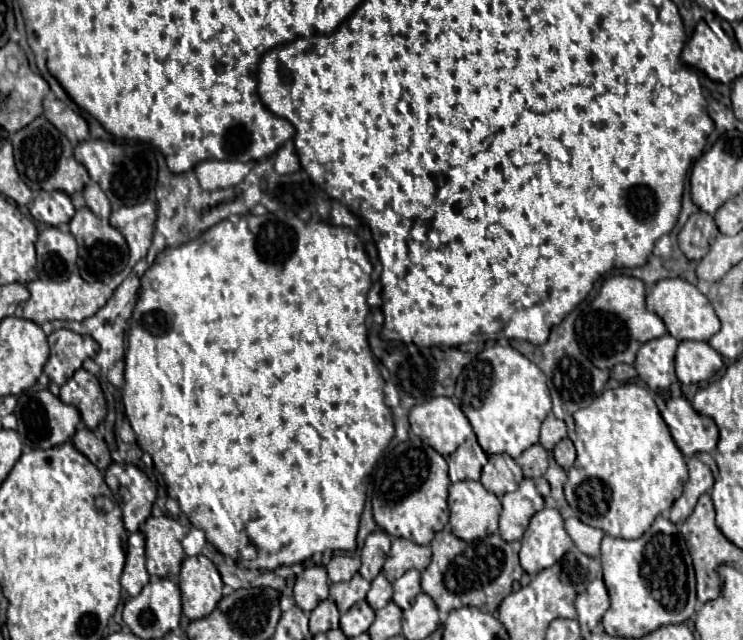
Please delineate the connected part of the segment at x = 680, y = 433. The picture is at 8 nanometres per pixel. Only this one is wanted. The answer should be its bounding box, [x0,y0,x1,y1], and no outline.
[662,397,718,455]

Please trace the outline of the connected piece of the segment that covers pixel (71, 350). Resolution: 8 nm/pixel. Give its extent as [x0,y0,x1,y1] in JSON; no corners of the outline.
[44,329,98,385]

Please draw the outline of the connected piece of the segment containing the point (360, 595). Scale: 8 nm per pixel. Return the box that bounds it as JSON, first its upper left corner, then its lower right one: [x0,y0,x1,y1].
[328,575,370,613]

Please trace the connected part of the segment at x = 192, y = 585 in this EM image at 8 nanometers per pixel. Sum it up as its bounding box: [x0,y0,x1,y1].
[178,555,222,621]

